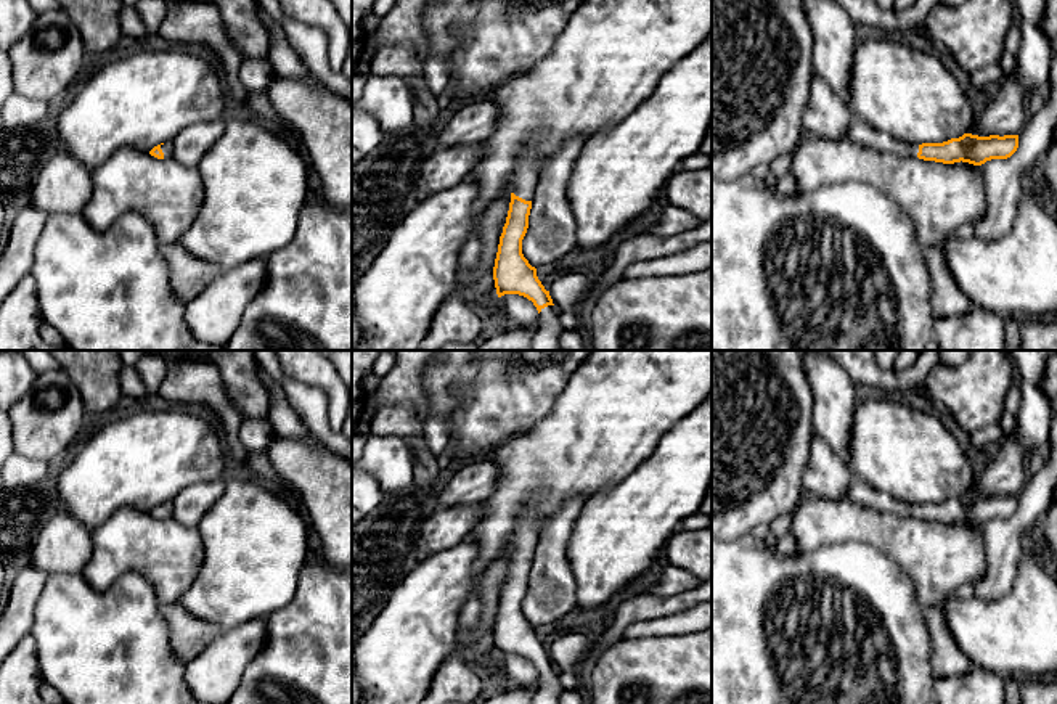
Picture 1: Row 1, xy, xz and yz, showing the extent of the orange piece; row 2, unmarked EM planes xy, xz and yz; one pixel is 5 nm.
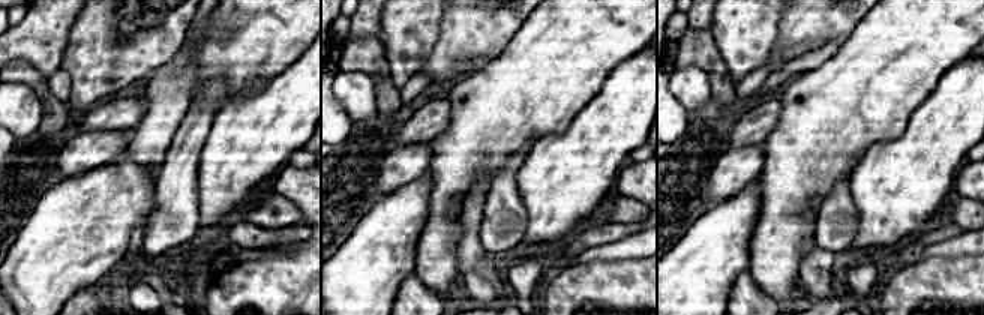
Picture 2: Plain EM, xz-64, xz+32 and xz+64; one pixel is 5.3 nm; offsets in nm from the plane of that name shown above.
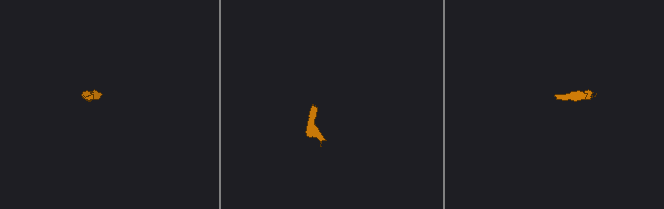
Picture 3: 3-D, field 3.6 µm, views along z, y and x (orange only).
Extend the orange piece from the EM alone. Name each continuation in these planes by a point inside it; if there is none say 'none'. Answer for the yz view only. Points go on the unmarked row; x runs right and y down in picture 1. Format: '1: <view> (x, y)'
1: yz (858, 492)

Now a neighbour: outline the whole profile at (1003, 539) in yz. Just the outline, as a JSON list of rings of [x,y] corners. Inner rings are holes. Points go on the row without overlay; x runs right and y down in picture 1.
[[[1057,416],[1051,423],[1049,458],[1028,477],[1018,493],[1018,508],[1007,519],[991,519],[980,526],[985,540],[986,572],[975,585],[975,596],[998,600],[1009,591],[1014,571],[1025,556],[1022,540],[1036,532],[1038,524],[1054,503],[1057,487]]]

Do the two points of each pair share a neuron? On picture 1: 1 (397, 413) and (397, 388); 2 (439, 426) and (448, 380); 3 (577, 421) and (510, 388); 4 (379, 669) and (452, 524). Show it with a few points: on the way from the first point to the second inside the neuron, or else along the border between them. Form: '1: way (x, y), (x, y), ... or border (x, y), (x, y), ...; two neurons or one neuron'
1: border (394, 404), (407, 404), (423, 423); two neurons
2: way (440, 415), (445, 391); one neuron
3: border (571, 376), (553, 409), (522, 433); two neurons
4: border (469, 536), (421, 560); two neurons

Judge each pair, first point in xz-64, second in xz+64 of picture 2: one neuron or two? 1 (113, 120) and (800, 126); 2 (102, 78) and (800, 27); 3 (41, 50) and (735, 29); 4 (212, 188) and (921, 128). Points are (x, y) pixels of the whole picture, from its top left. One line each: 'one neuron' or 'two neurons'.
1: two neurons
2: one neuron
3: two neurons
4: one neuron

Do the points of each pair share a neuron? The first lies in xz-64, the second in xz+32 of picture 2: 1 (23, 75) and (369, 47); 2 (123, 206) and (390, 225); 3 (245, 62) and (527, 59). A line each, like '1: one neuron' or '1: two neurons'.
1: one neuron
2: one neuron
3: one neuron

